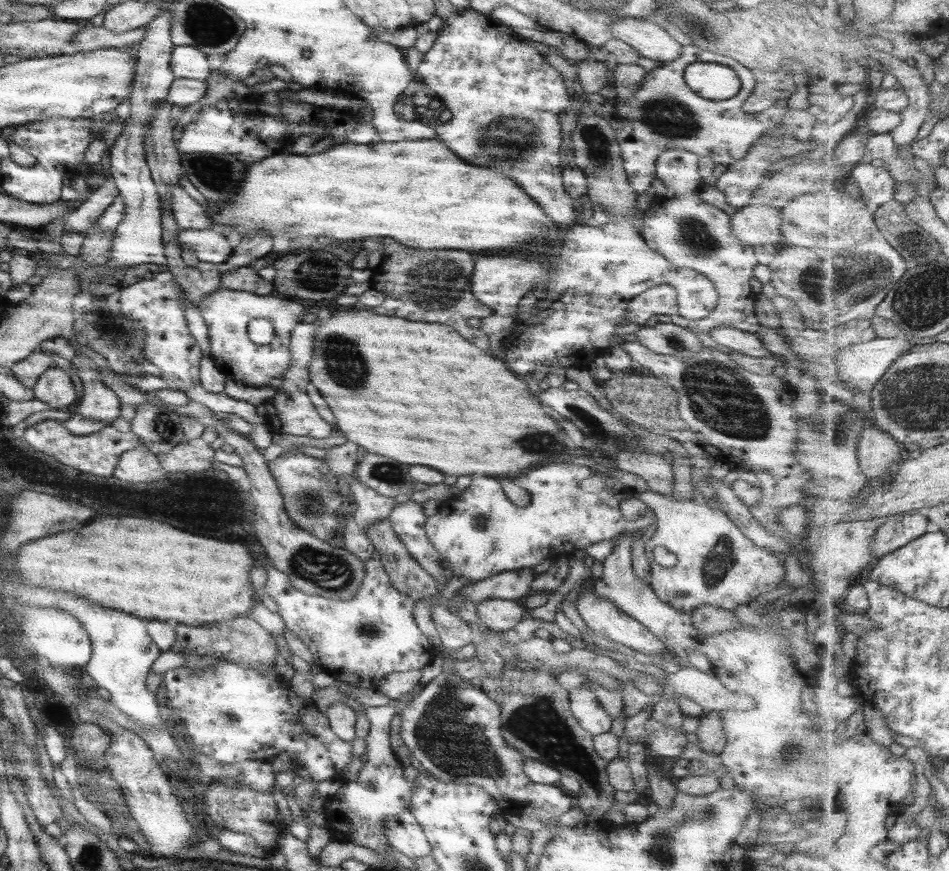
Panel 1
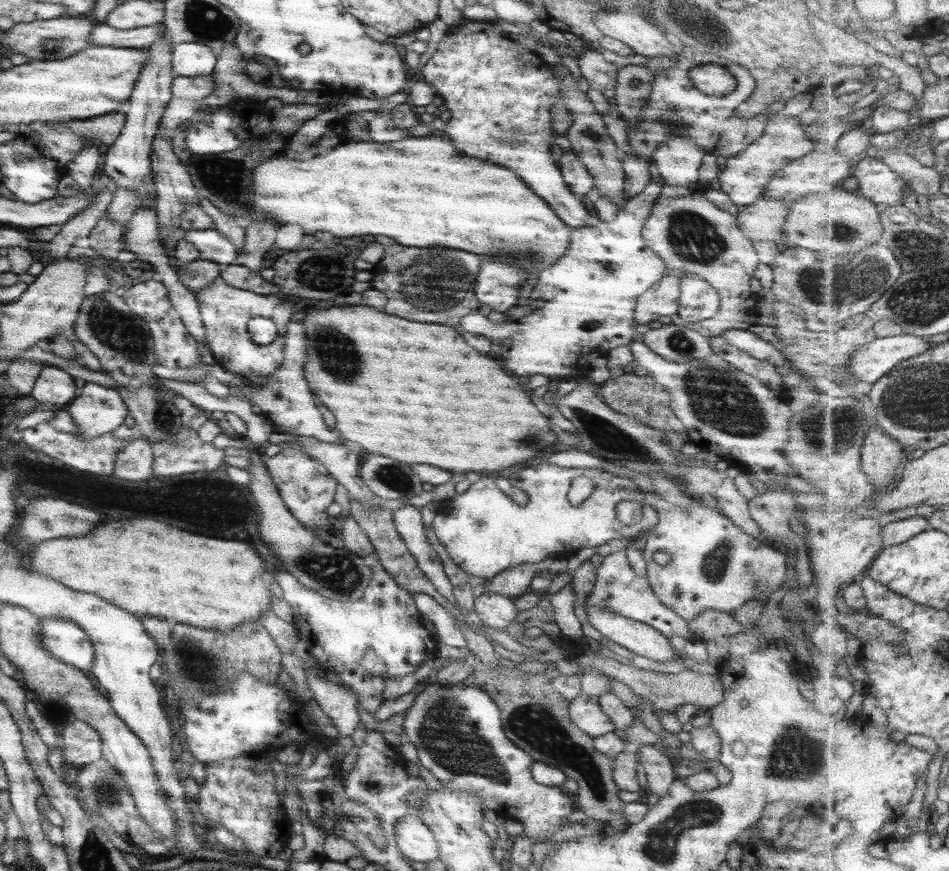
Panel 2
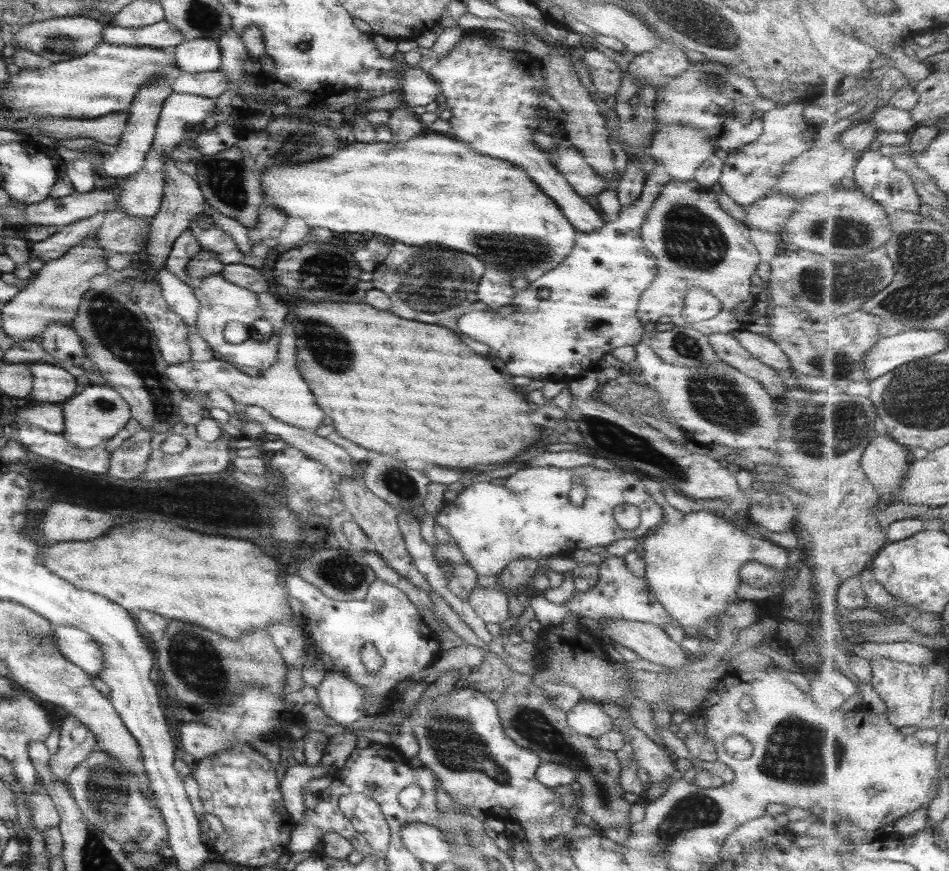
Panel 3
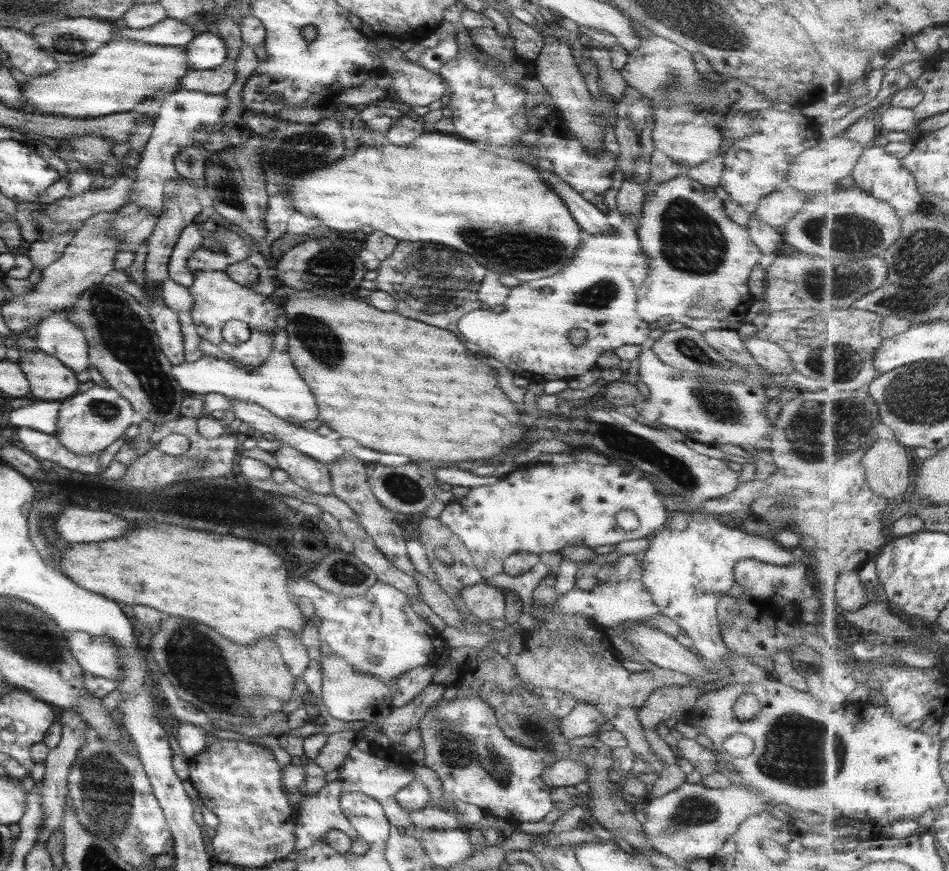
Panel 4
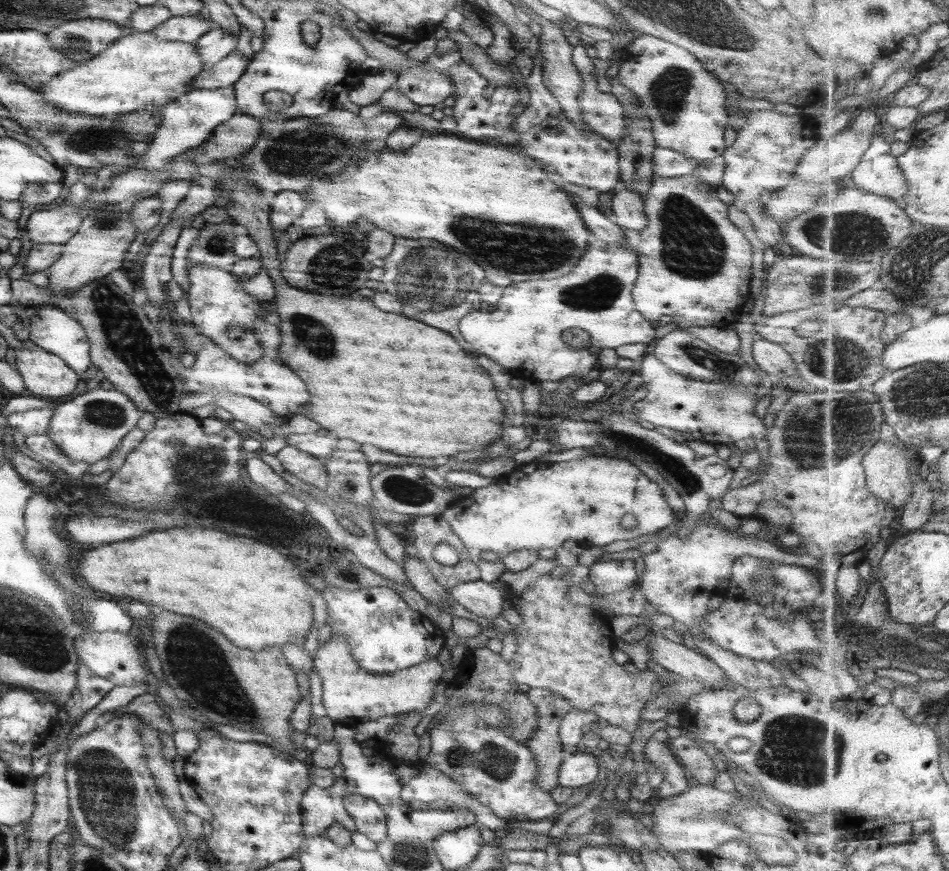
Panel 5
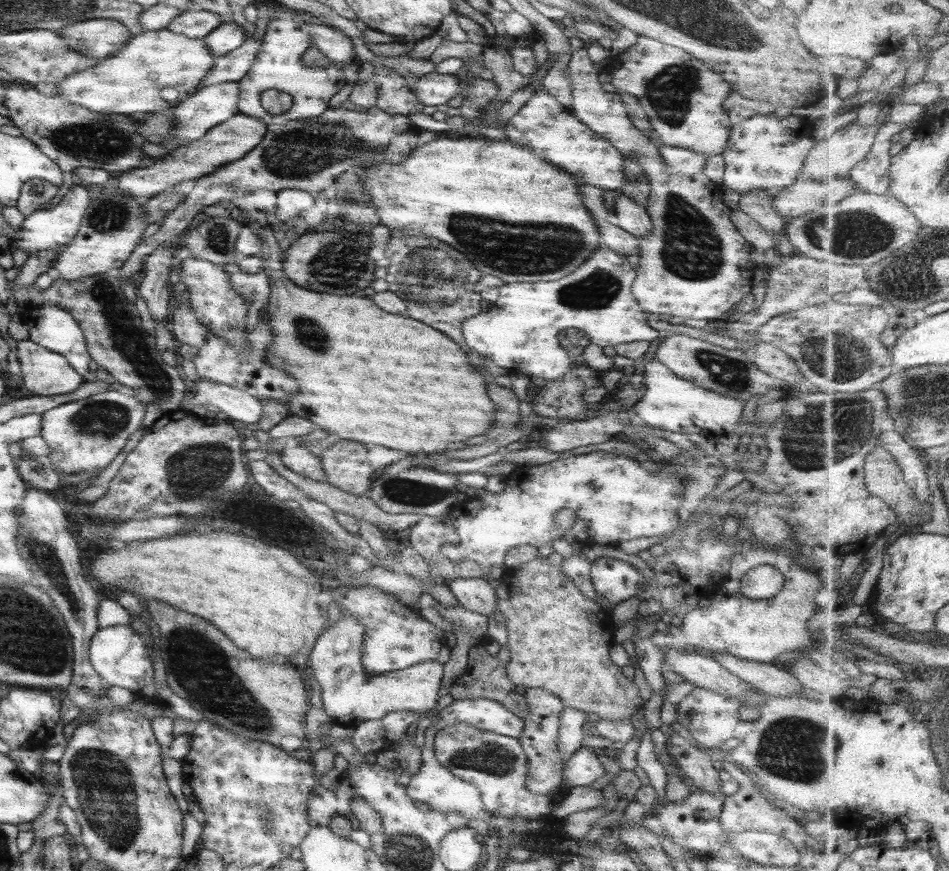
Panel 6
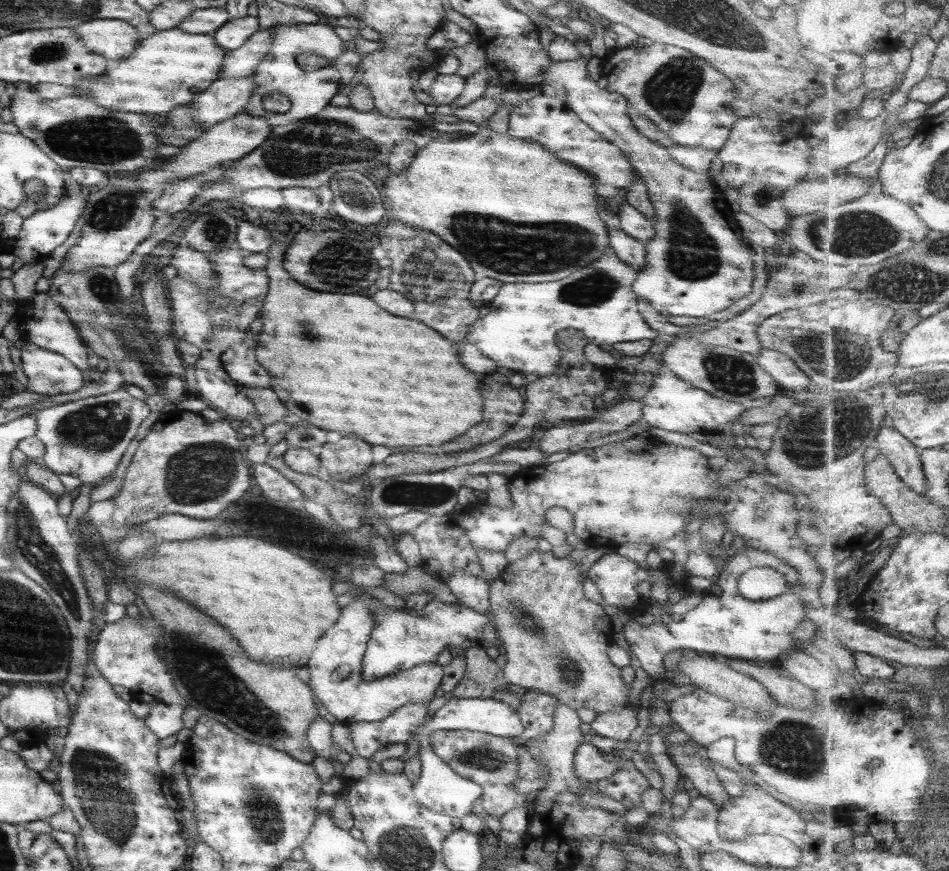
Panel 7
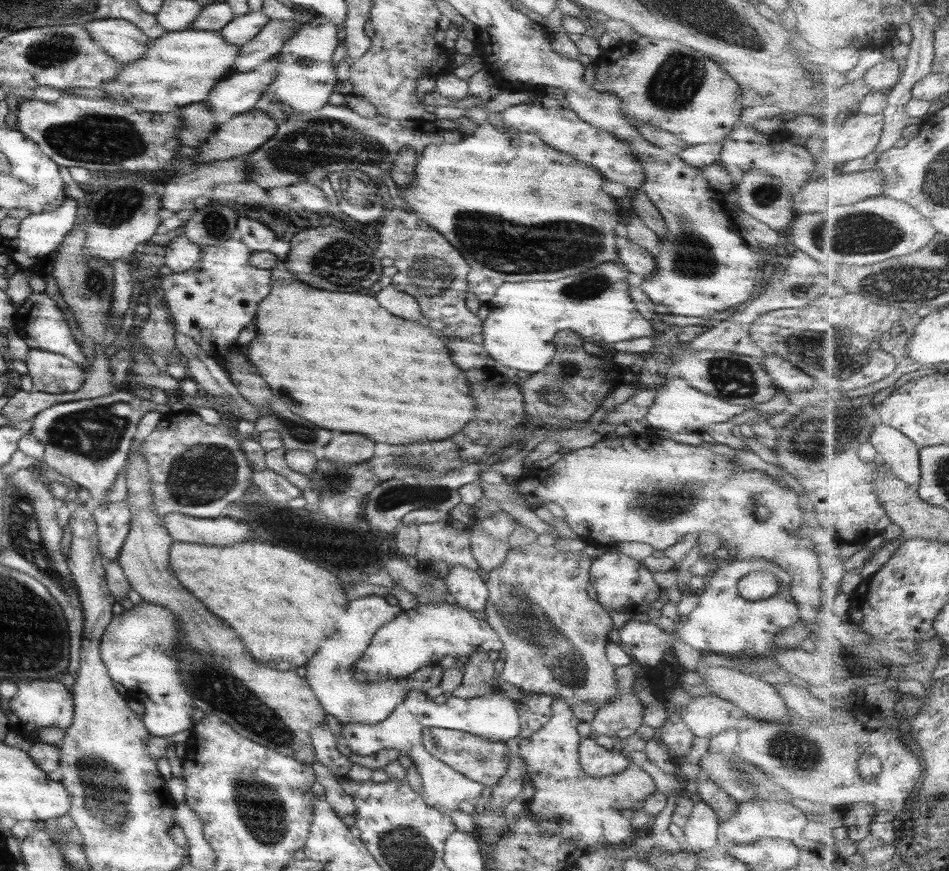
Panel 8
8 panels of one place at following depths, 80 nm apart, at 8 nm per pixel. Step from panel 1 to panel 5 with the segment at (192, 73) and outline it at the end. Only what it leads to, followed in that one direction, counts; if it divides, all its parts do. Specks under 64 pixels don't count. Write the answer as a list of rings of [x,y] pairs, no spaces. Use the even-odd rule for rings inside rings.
[[[211,29],[202,34],[193,44],[196,46],[202,65],[206,68],[219,62],[235,49],[237,37],[221,29]]]

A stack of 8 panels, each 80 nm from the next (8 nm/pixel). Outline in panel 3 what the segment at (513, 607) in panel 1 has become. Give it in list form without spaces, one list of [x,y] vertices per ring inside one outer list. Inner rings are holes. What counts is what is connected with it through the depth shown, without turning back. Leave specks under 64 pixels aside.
[[[479,587],[469,592],[466,601],[483,623],[499,625],[509,618],[507,595],[499,589]]]

